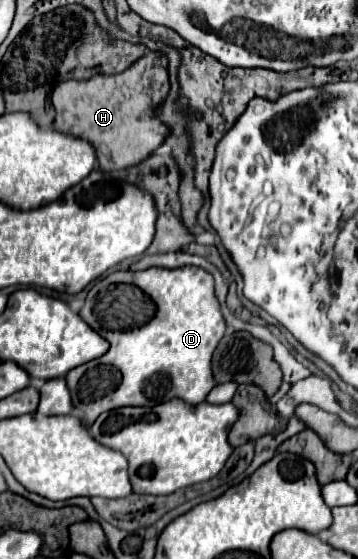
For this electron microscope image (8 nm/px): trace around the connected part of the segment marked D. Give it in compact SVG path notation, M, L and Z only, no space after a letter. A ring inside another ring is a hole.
M181 266L175 270L149 268L143 272L113 272L91 286L79 314L111 344L107 354L67 374L73 406L83 414L87 426L93 424L101 412L123 406L155 406L171 398L201 404L207 400L211 388L215 388L211 358L225 334L225 318L215 294L215 280L203 268Z

